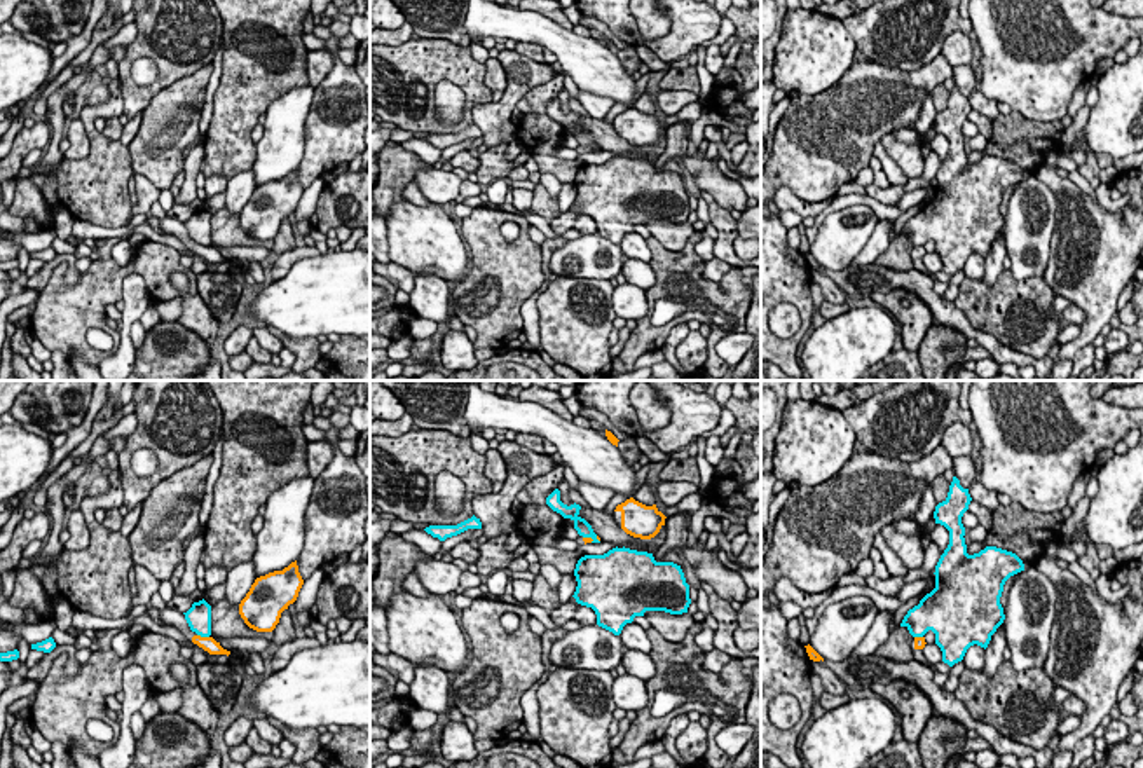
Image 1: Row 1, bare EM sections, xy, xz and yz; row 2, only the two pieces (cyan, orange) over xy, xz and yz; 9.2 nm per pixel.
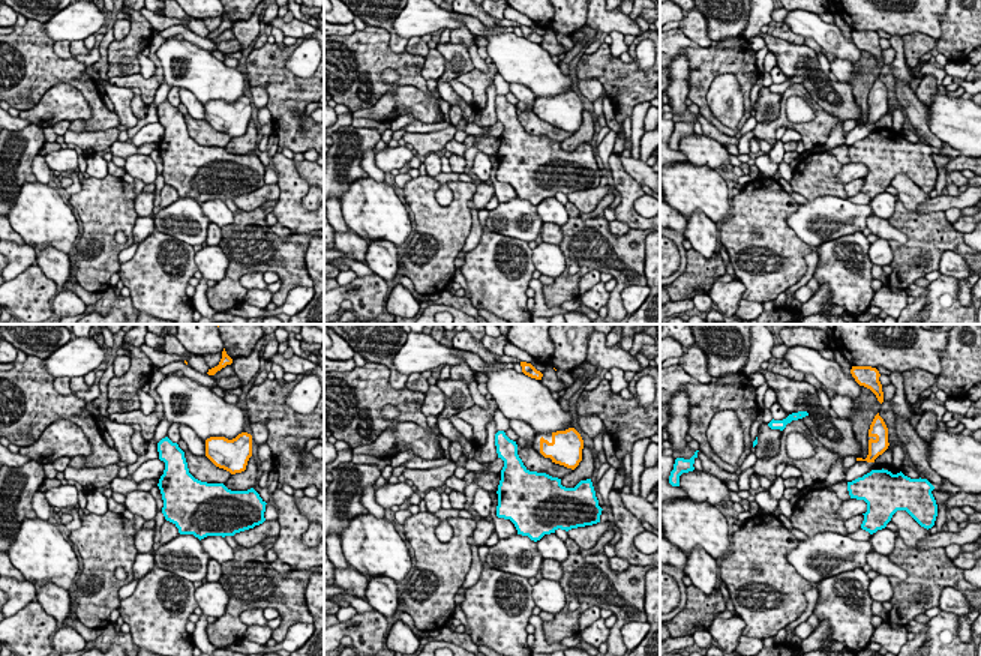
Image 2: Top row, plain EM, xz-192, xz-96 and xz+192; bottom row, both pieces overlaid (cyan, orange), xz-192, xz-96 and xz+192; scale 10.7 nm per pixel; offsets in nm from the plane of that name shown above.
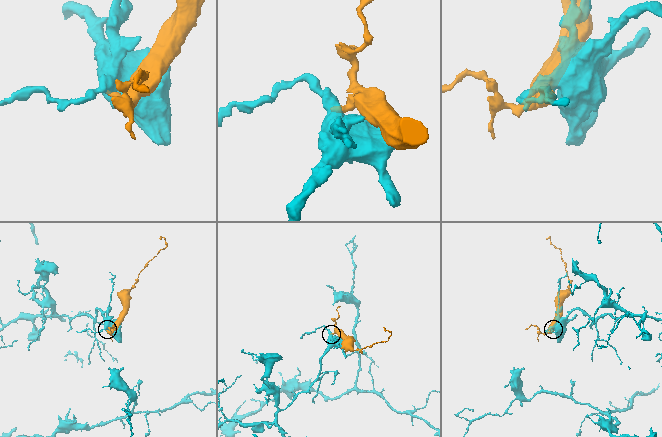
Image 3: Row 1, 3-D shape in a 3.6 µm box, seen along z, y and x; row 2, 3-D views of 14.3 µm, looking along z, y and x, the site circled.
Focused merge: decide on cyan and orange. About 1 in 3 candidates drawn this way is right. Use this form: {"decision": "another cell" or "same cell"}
{"decision": "another cell"}

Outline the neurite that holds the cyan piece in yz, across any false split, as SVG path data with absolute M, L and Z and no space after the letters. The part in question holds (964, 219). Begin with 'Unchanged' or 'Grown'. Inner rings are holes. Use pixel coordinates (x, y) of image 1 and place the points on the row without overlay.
Unchanged. M953 86L948 106L935 115L935 133L949 140L949 154L935 175L935 197L927 202L918 215L907 220L900 236L906 236L913 246L923 246L928 239L935 243L935 253L942 260L942 271L953 276L962 271L967 258L974 253L988 257L991 244L1003 232L1005 223L1000 213L1005 190L1024 180L1023 169L1007 159L986 155L979 162L968 164L965 154L963 122L972 106L968 98Z

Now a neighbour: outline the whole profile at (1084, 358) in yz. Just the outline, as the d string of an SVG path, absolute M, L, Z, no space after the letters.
M1092 344L1078 349L1075 353L1075 358L1073 358L1073 370L1071 370L1071 375L1068 381L1078 381L1078 375L1094 365L1096 361L1096 354L1094 354L1096 347Z

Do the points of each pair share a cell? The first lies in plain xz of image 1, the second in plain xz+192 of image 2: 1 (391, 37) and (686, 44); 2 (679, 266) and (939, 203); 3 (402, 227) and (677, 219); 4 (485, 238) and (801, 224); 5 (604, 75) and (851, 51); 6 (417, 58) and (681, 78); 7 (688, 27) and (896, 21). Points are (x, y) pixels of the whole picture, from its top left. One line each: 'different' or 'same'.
1: different
2: different
3: different
4: different
5: same
6: different
7: same

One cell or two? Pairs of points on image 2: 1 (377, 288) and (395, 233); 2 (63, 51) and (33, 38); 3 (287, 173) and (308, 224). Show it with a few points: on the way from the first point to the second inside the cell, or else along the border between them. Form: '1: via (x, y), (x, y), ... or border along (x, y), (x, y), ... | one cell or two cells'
1: border along (374, 272), (386, 279) | two cells
2: border along (53, 42), (53, 50), (60, 57), (72, 56) | two cells
3: via (291, 185), (291, 207), (296, 212) | one cell

